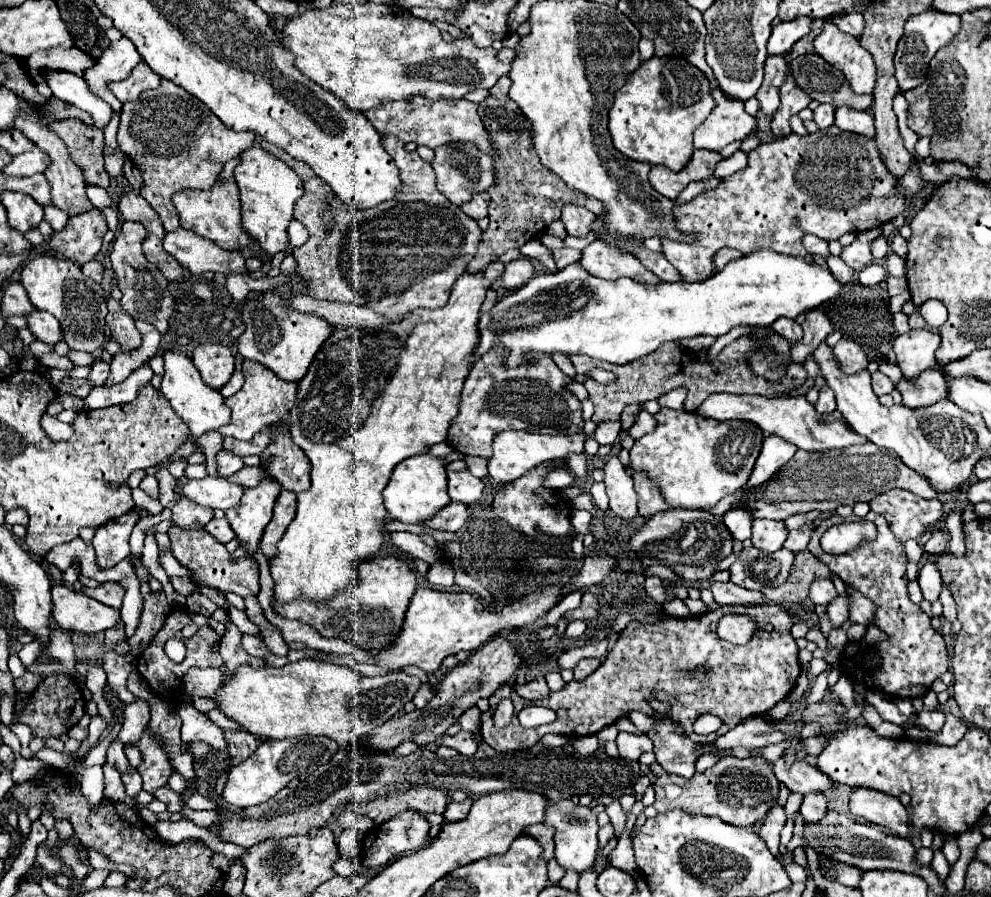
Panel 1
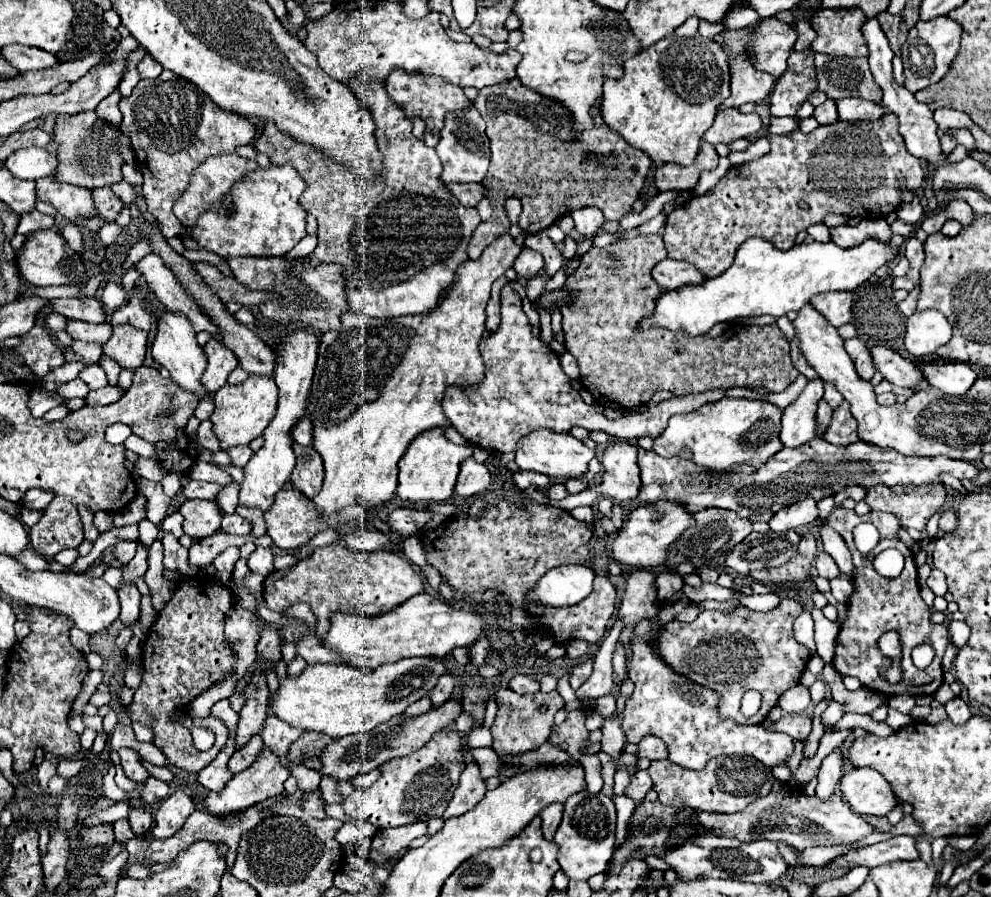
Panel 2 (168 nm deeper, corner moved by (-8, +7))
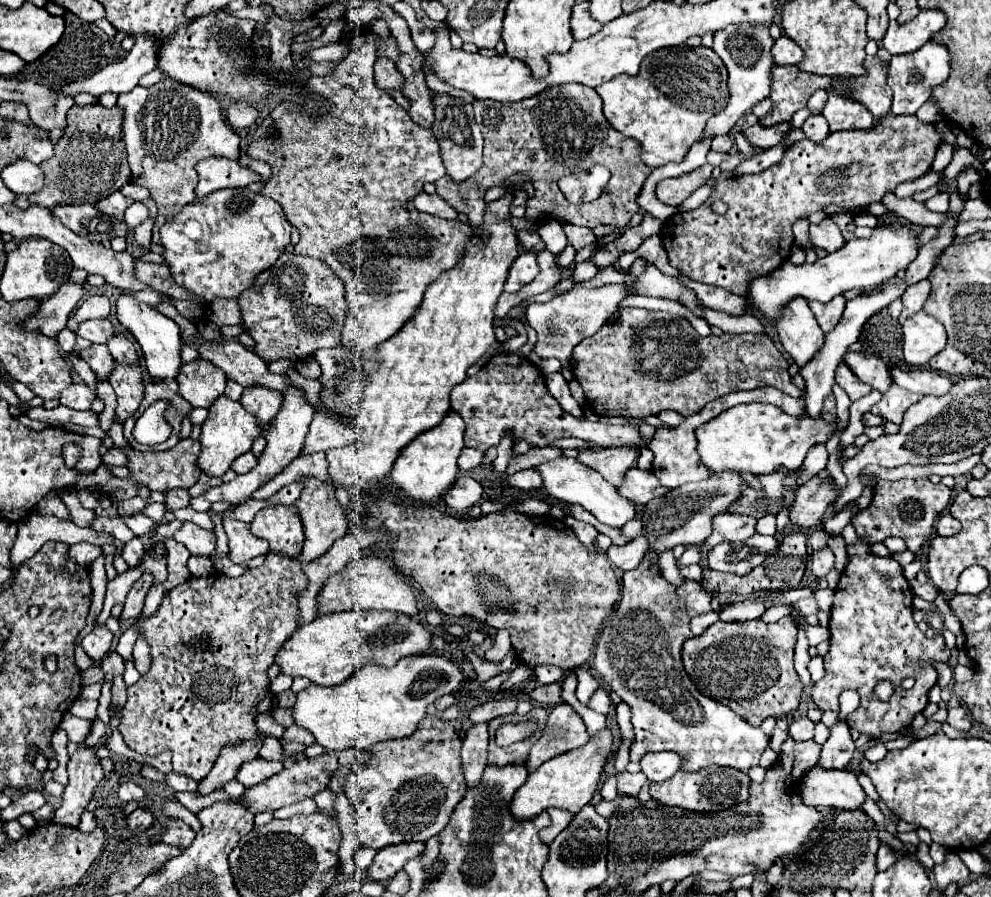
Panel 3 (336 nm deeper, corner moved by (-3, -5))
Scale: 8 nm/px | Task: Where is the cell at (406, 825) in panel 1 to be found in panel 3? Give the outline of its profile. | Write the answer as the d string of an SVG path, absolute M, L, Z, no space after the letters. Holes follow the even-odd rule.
M424 843L390 845L390 849L382 849L376 853L372 865L368 867L368 877L374 881L388 881L406 865L406 861L418 857L424 849Z

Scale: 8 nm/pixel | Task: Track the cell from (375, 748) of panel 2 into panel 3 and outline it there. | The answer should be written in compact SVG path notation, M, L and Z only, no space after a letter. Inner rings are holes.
M352 749L352 751L342 751L342 753L326 753L322 757L316 757L316 759L302 759L302 761L296 761L294 765L286 765L278 775L246 789L240 797L236 797L236 803L242 805L246 811L258 815L258 813L264 813L264 811L276 811L280 807L286 807L286 805L292 805L292 803L298 803L300 799L304 797L314 797L316 793L324 791L330 783L330 777L334 775L334 771L338 771L340 767L350 767L354 761L358 761L360 757L368 759L370 755L362 755L360 751Z

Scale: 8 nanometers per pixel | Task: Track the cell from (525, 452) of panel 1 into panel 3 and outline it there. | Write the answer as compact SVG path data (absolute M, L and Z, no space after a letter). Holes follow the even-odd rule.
M558 457L546 465L540 465L538 471L542 473L544 479L544 487L546 491L558 499L558 501L566 501L566 503L578 503L582 505L586 511L590 511L600 523L612 525L612 527L624 527L630 519L636 517L636 505L632 501L626 501L622 495L618 495L616 487L610 485L606 479L602 479L600 473L596 473L594 469L582 465L580 461L572 459L572 457Z

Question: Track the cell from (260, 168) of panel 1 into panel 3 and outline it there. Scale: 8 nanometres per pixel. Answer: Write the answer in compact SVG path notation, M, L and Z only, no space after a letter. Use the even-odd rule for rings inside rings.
M220 189L204 199L194 199L160 229L160 245L164 247L162 257L170 269L170 277L192 293L192 303L202 309L208 309L214 299L238 299L240 293L254 285L256 275L276 263L288 243L290 223L282 213L282 207L260 193L252 193L250 189Z

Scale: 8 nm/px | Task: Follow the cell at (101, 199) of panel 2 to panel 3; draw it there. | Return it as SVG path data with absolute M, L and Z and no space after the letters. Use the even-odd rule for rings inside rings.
M116 191L116 193L112 193L110 197L98 201L96 207L102 209L102 213L106 213L110 219L118 219L118 221L120 221L122 215L124 215L124 211L126 211L126 207L132 205L132 203L134 203L134 199L124 197L120 191Z

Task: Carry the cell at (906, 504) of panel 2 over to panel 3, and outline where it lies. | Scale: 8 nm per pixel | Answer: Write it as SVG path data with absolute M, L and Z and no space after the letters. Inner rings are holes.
M902 479L902 481L878 481L874 487L874 499L870 507L856 517L852 517L852 525L860 539L866 543L880 543L886 537L900 537L906 541L910 551L918 551L932 535L932 525L936 517L948 507L952 491L942 483L932 483L930 479Z

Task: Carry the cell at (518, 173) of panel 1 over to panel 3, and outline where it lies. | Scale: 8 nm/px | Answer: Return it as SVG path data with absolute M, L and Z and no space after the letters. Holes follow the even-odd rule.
M566 83L518 103L476 99L472 105L484 137L484 163L468 181L456 183L444 175L434 183L436 193L458 209L458 213L466 213L472 227L482 223L486 207L484 193L494 185L502 185L514 173L526 173L532 177L536 193L528 201L526 217L536 223L544 223L548 219L546 215L552 213L574 225L584 225L590 229L598 225L616 225L624 229L640 211L636 199L652 169L640 159L638 141L622 137L622 133L610 127L602 113L602 99L592 87ZM590 165L606 165L610 169L612 179L606 185L606 197L600 197L590 205L570 205L564 201L562 191L558 189L558 179L588 169Z

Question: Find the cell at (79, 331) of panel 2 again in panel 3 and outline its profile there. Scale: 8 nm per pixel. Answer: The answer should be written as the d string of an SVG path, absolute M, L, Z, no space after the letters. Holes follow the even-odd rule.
M92 345L90 349L84 349L82 359L98 375L98 381L106 381L114 371L114 359L110 357L110 351L106 345Z

